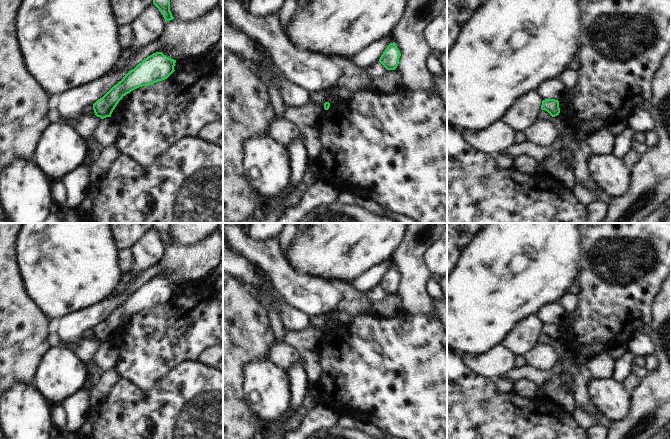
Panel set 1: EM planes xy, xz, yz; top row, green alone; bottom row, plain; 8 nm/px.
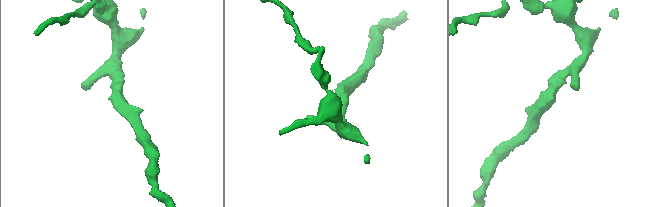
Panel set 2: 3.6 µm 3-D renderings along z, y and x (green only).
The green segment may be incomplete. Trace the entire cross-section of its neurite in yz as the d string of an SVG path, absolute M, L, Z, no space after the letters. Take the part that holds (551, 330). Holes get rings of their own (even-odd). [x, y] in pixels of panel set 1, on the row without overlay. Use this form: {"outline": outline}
{"outline": "M545 323L542 325L541 333L547 335L552 341L559 339L559 325L555 323Z"}

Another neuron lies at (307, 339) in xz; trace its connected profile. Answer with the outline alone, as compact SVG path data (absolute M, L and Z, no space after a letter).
M308 326L300 331L288 331L283 337L282 343L298 351L309 350L314 352L324 334L324 328Z

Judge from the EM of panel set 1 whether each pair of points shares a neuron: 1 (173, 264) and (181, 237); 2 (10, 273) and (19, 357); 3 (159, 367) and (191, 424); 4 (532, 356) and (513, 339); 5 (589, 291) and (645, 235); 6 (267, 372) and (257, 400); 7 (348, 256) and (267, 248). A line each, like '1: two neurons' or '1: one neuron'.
1: two neurons
2: one neuron
3: two neurons
4: two neurons
5: one neuron
6: one neuron
7: two neurons

